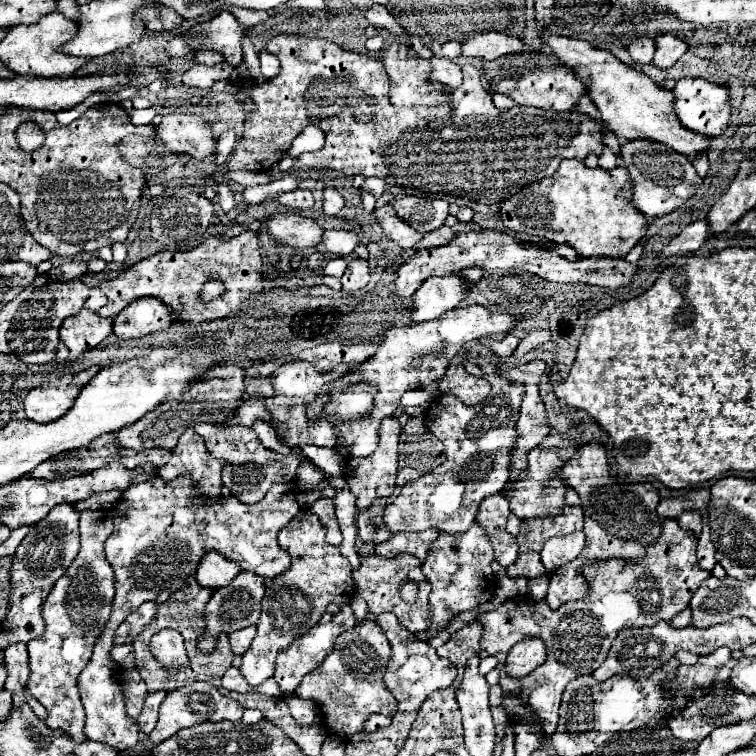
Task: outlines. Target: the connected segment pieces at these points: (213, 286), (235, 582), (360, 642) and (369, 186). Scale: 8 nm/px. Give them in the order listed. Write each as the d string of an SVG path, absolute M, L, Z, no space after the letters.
M208 281L208 283L204 285L202 299L204 299L204 301L210 301L212 297L218 297L222 291L224 291L224 285L220 285L220 281Z
M240 571L236 575L236 579L232 579L232 583L228 587L216 589L216 593L210 597L208 605L206 605L206 617L208 617L208 633L204 633L204 637L200 637L198 641L198 649L202 651L212 651L216 645L216 637L220 633L230 635L232 631L244 629L248 625L256 625L258 617L260 617L260 601L264 597L266 591L266 579L256 575L256 573L248 573L248 571Z
M362 621L336 639L334 651L324 659L324 665L320 665L316 673L308 673L294 695L314 701L320 713L324 713L322 721L328 731L346 741L354 733L362 731L366 719L372 713L386 717L396 713L396 699L382 681L388 657L390 645L382 629L378 629L374 621Z
M370 177L370 179L366 179L364 181L364 185L362 185L362 191L370 191L376 199L384 193L384 179L378 179L378 177Z

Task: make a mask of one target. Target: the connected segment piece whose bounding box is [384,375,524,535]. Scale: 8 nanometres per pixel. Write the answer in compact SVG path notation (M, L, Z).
M496 375L496 393L480 405L466 407L450 393L438 395L426 411L426 427L436 435L446 449L446 461L436 473L424 475L402 487L394 503L384 509L384 523L390 533L426 531L428 527L450 535L464 533L472 527L480 501L498 493L508 483L512 465L512 449L516 445L516 421L524 385Z

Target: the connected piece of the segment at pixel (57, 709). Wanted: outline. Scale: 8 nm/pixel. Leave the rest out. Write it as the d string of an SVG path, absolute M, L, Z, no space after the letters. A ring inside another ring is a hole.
M84 511L80 517L82 547L64 577L58 579L42 605L44 633L28 643L30 677L26 689L48 711L46 725L64 731L74 741L86 741L84 707L76 689L80 671L92 657L96 639L102 635L114 601L114 571L104 555L104 541L112 533L112 517L108 511Z

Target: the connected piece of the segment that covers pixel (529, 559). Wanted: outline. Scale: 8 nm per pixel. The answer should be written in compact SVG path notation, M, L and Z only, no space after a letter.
M540 553L538 555L518 555L518 559L506 571L508 571L508 577L526 577L526 579L542 577L546 573L540 561Z

